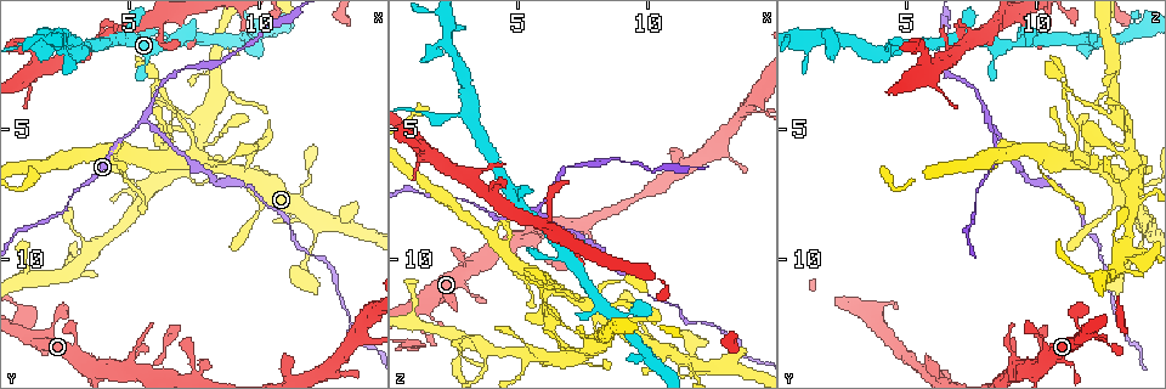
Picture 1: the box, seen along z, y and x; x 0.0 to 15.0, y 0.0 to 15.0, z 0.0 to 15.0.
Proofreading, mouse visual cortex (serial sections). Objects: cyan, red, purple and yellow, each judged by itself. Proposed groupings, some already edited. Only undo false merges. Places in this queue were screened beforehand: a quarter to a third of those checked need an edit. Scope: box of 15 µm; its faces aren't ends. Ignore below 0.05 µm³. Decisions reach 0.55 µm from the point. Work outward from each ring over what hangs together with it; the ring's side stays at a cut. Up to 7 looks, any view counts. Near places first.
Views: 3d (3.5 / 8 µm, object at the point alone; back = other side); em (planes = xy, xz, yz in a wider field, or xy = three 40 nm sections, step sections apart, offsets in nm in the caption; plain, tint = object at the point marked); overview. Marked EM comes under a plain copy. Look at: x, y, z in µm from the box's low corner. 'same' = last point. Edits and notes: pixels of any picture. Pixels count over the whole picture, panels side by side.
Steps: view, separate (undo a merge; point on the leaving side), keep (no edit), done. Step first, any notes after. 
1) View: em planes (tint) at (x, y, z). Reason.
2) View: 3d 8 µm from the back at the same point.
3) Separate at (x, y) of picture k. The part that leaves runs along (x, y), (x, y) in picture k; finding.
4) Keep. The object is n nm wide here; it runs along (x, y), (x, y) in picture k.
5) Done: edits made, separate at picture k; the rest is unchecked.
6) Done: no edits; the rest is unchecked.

View: 3d 3.5 µm at (5.4, 4.7, 8.3). A fork.

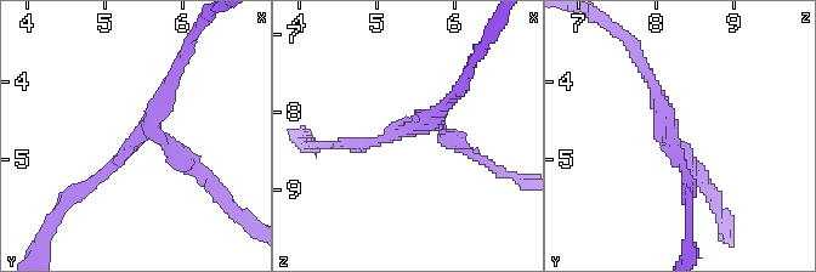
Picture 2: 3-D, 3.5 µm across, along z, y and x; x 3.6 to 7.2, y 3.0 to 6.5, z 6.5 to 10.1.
View: em planes (tint) at (5.50, 4.70, 8.20). 3 arms meet here; the arms are 150, 200, 200 nm wide; now the EM.

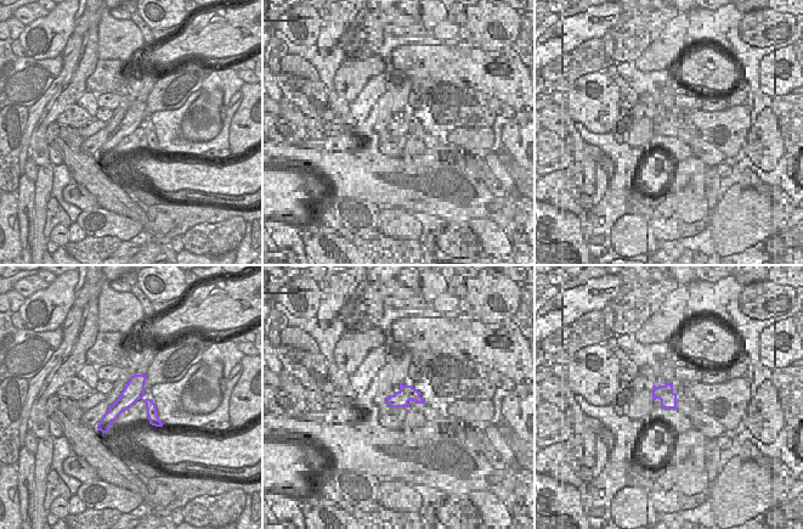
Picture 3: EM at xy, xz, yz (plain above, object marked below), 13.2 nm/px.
View: em xy step 3 (tint) at the same point. Another direction.

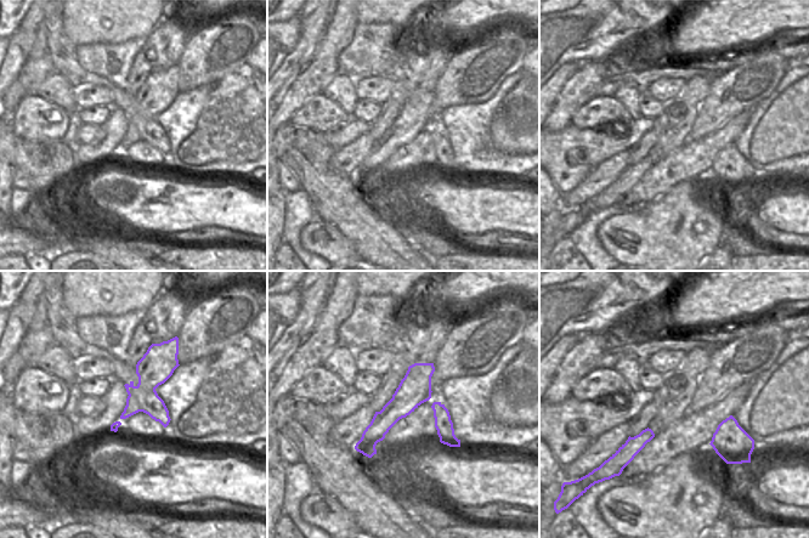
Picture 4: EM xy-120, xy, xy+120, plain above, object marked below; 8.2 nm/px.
Separate at (472, 153) of picture 2. The part that leaves runs along (441, 129), (475, 157), (520, 179) in picture 2; a second cell is stuck on.

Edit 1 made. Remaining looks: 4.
View: 3d 3.5 µm at (9.4, 6.7, 12.8). Three-way junction.

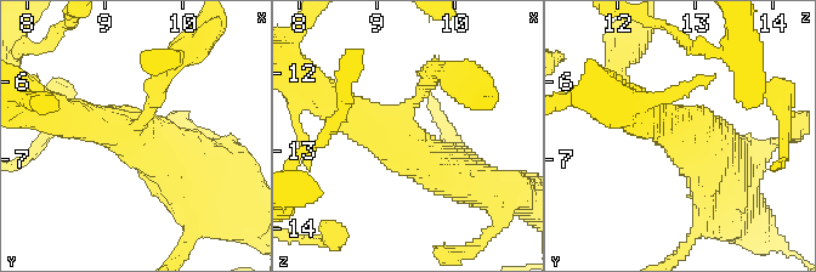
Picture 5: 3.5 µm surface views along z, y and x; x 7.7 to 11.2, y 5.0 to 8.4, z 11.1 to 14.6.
View: em xy step 2 (tint) at (9.25, 6.65, 12.75). 3 arms meet here; the arms are 150, 450, 500 nm wide.

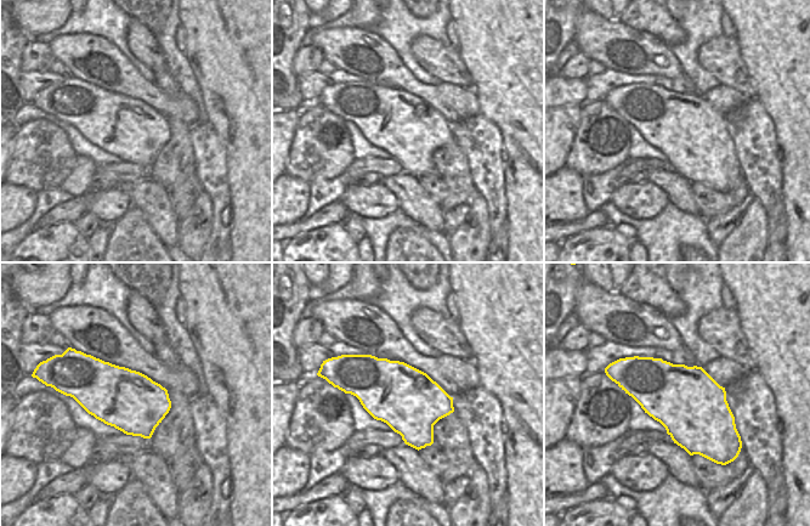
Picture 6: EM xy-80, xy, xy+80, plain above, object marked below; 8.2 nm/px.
Keep. It runs along (719, 165), (622, 90) in picture 5; all the same cell.

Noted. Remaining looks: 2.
View: 3d 3.5 µm at (10.3, 4.6, 12.5). Thin neck.

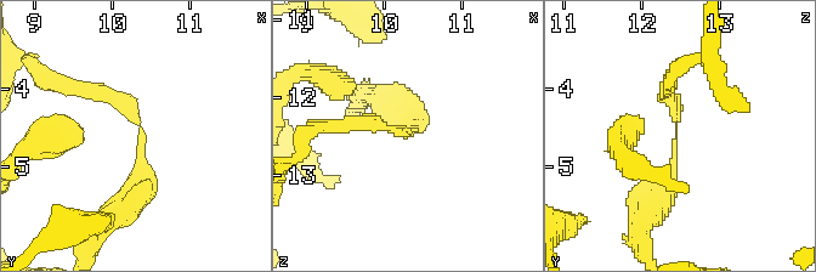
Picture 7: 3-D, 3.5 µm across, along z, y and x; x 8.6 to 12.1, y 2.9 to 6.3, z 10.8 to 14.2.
View: em planes (tint) at (10.35, 4.65, 12.45). The arms are 150, 400 nm wide; now the EM.

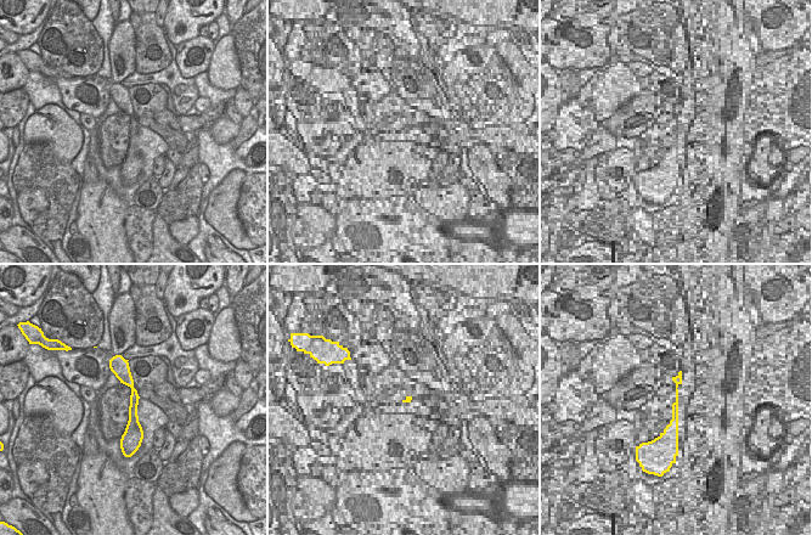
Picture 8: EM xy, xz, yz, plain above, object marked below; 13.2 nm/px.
Keep. The object is 130 nm wide here; it runs along (123, 362), (134, 390), (128, 439) in picture 8; all the same cell.

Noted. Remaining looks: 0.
Done: edits made, separate at picture 2; the rest is unchecked.

